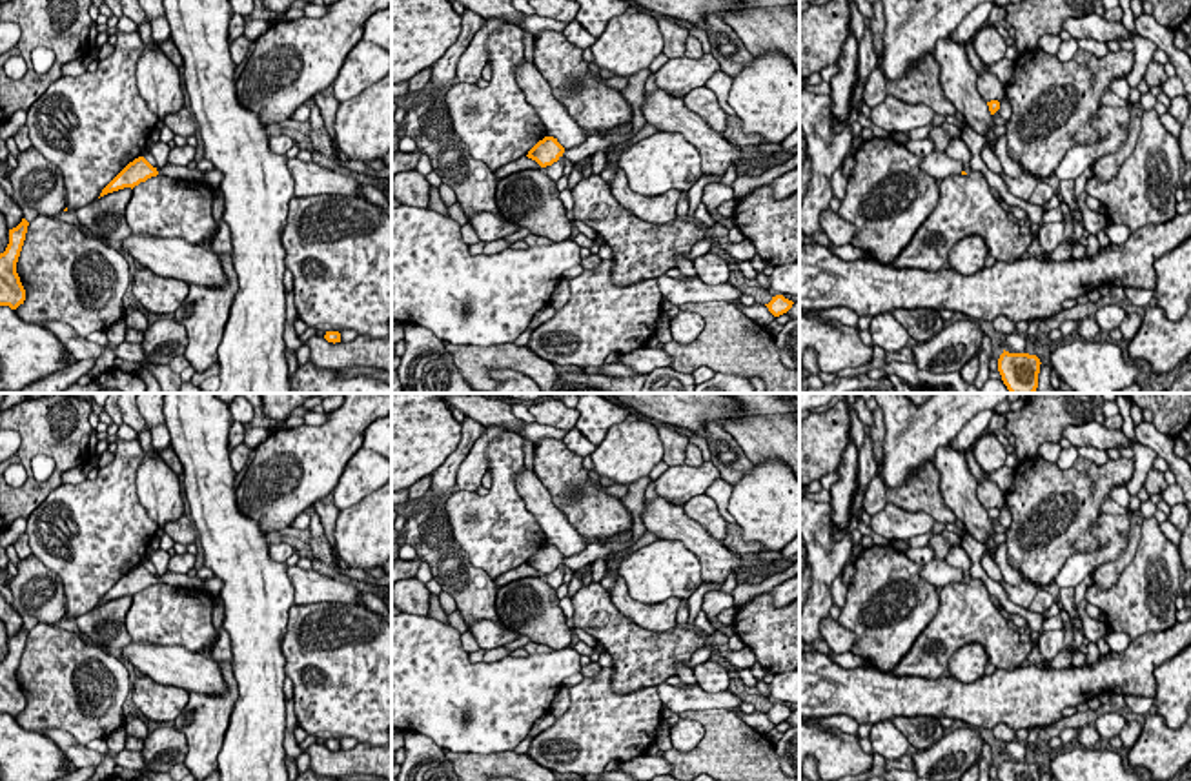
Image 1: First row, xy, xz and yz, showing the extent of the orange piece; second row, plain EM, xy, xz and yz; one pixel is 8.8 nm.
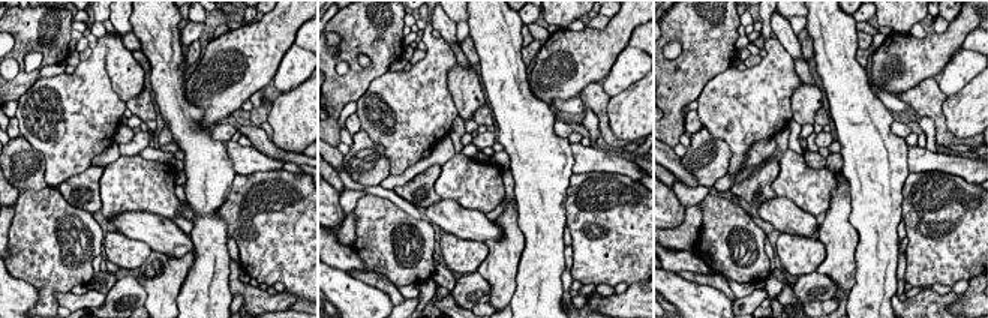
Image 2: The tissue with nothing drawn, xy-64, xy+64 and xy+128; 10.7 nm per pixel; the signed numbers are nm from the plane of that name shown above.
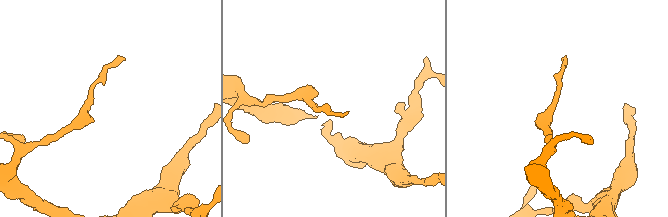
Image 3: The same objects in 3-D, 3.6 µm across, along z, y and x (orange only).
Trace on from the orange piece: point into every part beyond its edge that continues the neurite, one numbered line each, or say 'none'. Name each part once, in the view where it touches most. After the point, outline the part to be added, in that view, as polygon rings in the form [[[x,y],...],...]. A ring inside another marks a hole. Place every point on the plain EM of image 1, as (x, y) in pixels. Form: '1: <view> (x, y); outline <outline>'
1: xy (175, 579); outline [[[166,572],[162,575],[157,575],[158,583],[178,586],[178,588],[189,588],[189,590],[202,590],[204,581],[198,577],[189,577],[188,573],[173,573]]]

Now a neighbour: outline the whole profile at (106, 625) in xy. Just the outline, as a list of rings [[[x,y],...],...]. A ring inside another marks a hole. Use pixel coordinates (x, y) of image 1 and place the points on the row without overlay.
[[[124,595],[78,615],[75,621],[84,635],[106,650],[124,650],[133,641],[126,628],[129,606],[131,595]]]

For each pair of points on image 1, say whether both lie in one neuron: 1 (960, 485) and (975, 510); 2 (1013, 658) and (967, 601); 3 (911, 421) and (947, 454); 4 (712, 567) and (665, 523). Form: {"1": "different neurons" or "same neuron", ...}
{"1": "same neuron", "2": "same neuron", "3": "different neurons", "4": "same neuron"}

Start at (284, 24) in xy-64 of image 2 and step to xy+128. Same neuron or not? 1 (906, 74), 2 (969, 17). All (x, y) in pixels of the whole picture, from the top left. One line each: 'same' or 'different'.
1: same
2: same

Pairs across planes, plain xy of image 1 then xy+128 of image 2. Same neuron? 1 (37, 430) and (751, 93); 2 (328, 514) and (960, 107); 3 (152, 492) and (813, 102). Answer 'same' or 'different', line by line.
1: different
2: different
3: same

